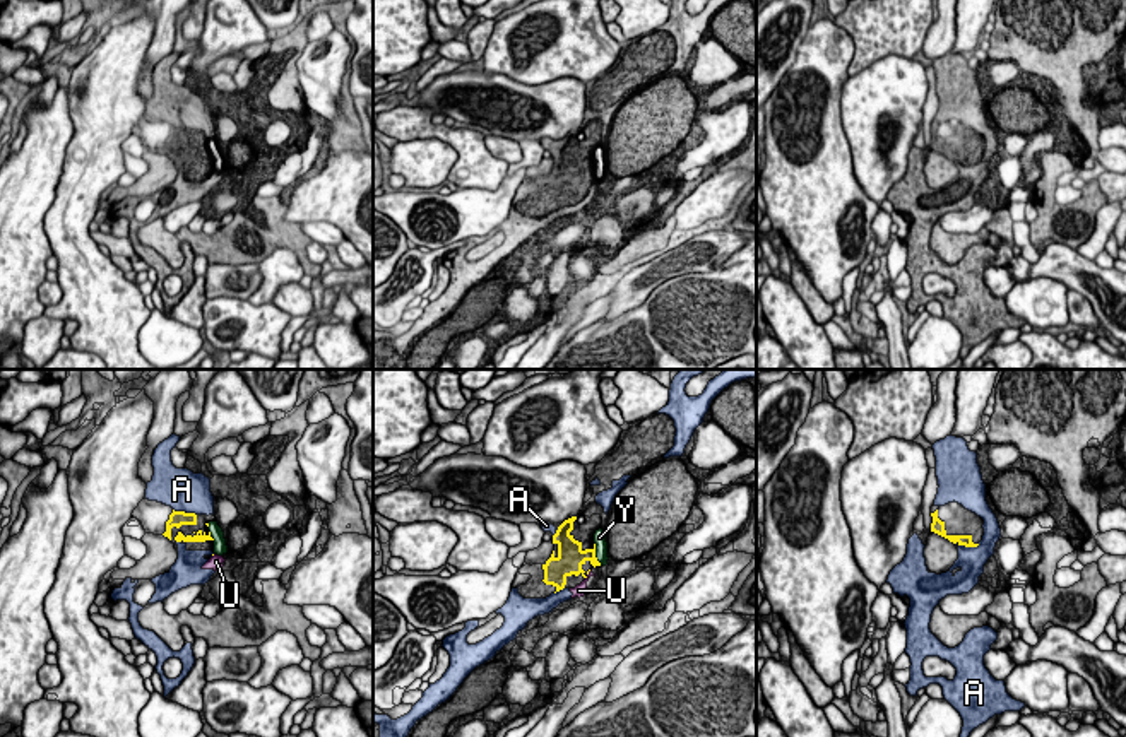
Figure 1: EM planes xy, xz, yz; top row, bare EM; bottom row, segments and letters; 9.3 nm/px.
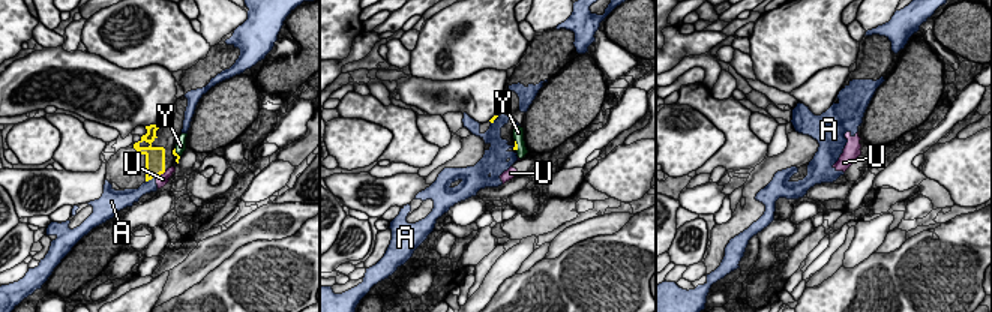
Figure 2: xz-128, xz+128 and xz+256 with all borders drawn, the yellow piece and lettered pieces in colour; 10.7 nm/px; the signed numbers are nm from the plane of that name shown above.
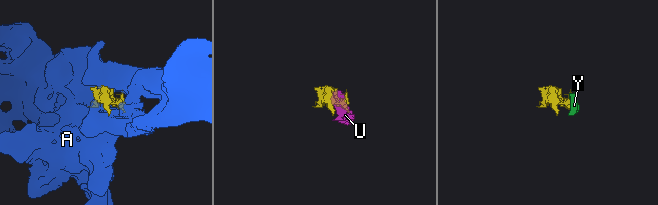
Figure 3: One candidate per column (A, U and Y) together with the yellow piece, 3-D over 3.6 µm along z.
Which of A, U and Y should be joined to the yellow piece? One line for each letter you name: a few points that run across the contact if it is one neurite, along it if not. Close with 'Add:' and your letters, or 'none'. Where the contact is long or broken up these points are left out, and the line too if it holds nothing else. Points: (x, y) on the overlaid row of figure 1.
Add: A, U, Y

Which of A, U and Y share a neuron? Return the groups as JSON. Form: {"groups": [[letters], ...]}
{"groups": [["A", "U", "Y"]]}

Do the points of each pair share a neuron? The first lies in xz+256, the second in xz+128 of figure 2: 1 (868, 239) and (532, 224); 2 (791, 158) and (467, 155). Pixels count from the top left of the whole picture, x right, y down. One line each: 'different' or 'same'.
1: different
2: same

